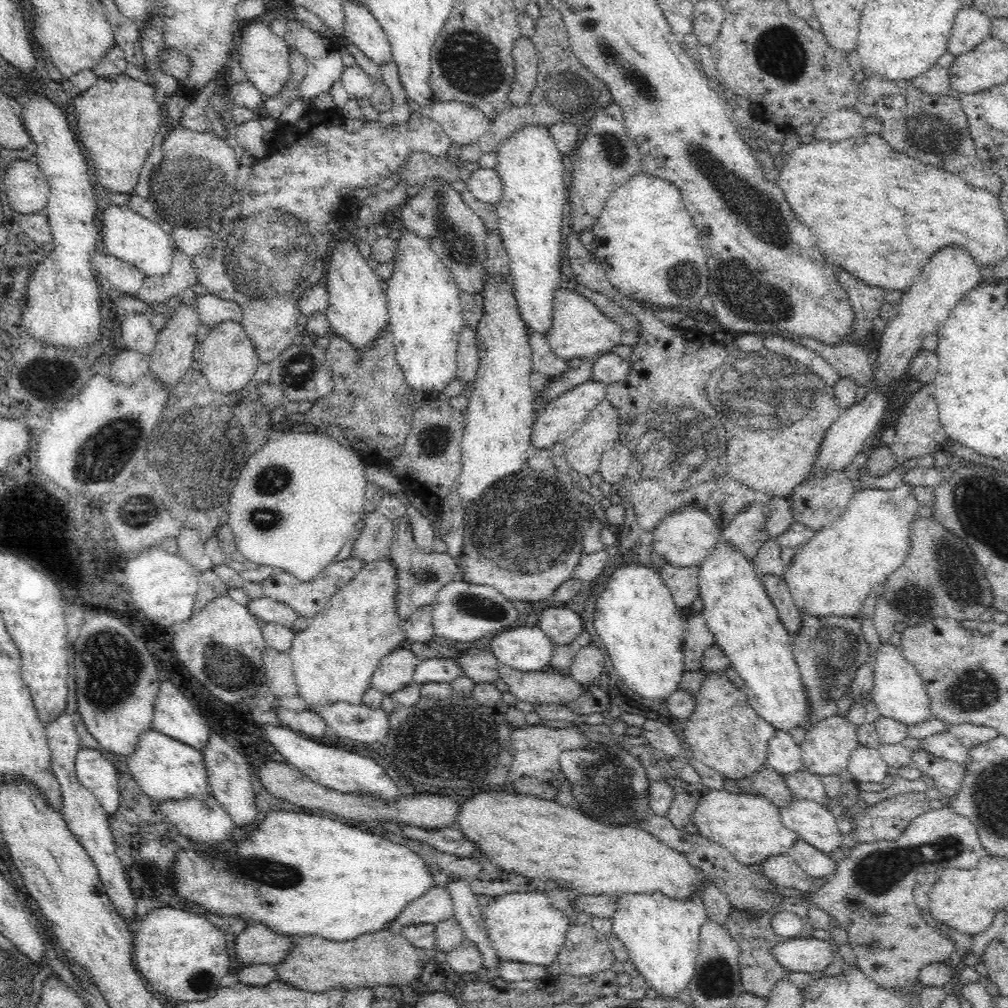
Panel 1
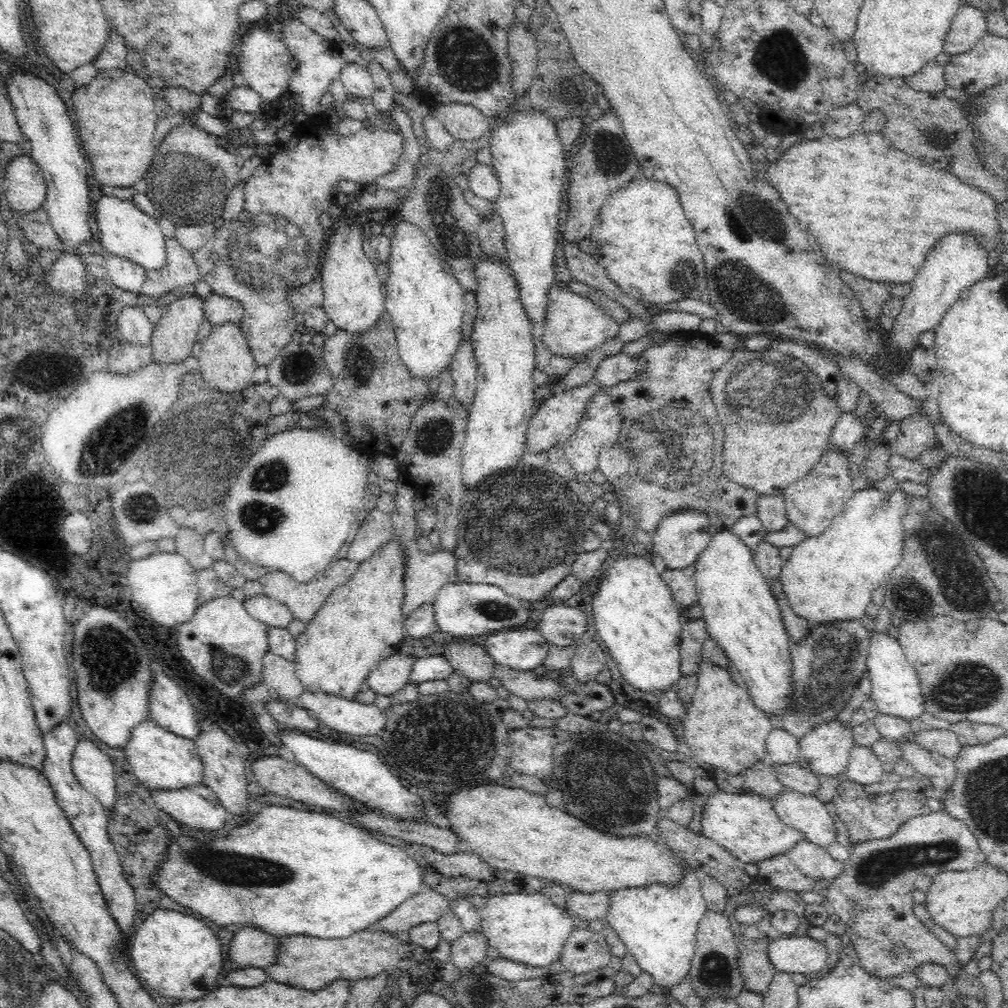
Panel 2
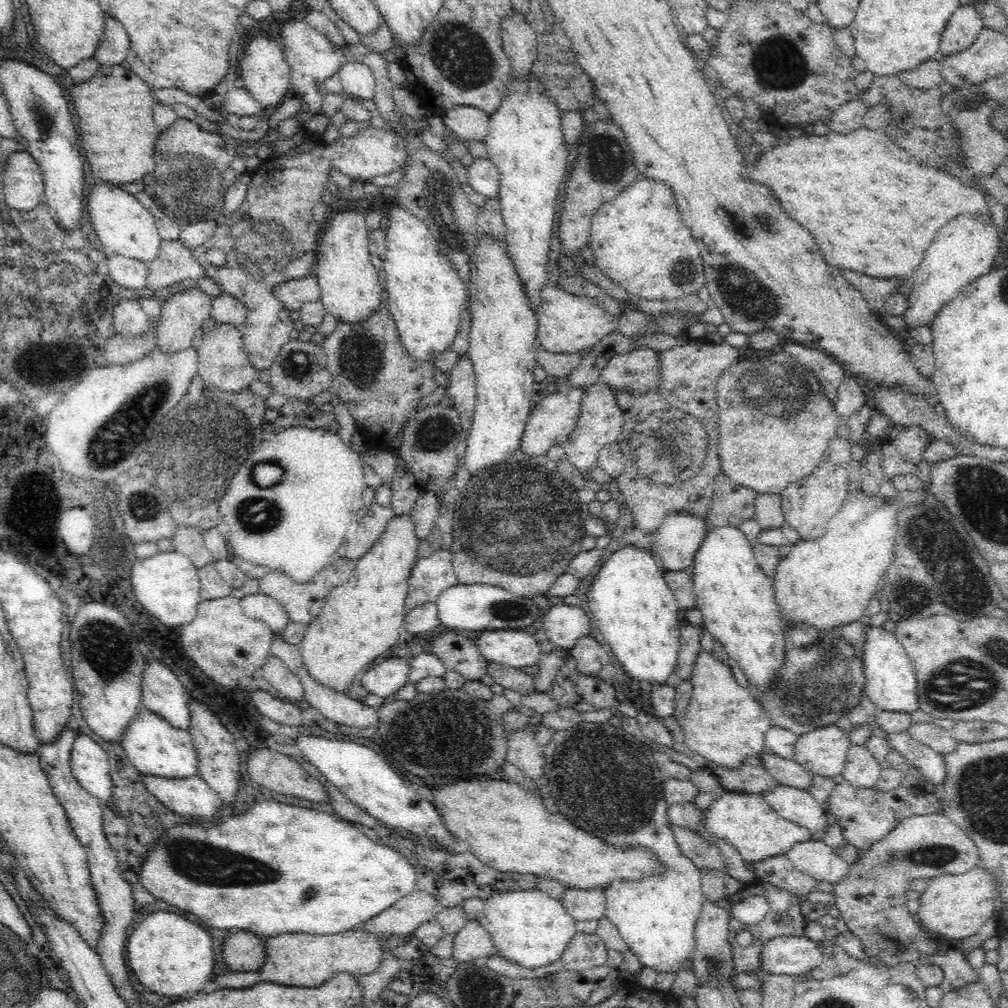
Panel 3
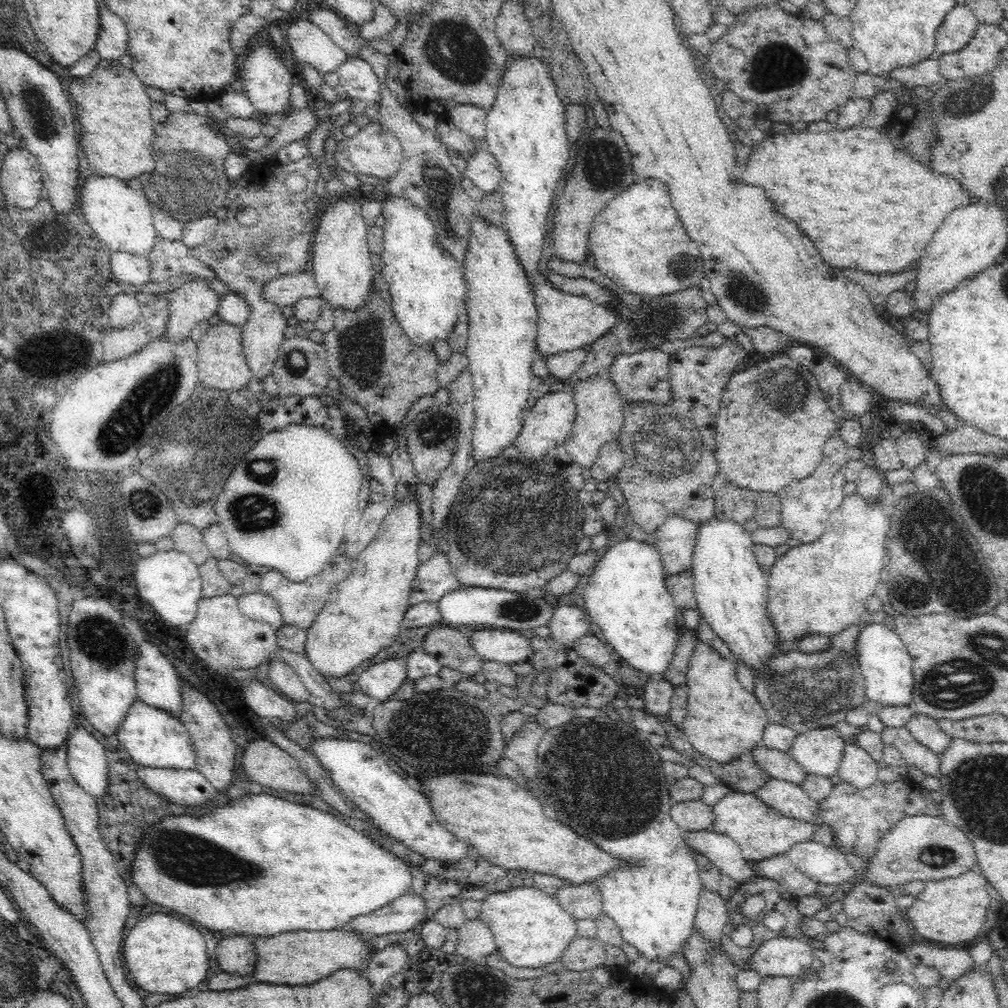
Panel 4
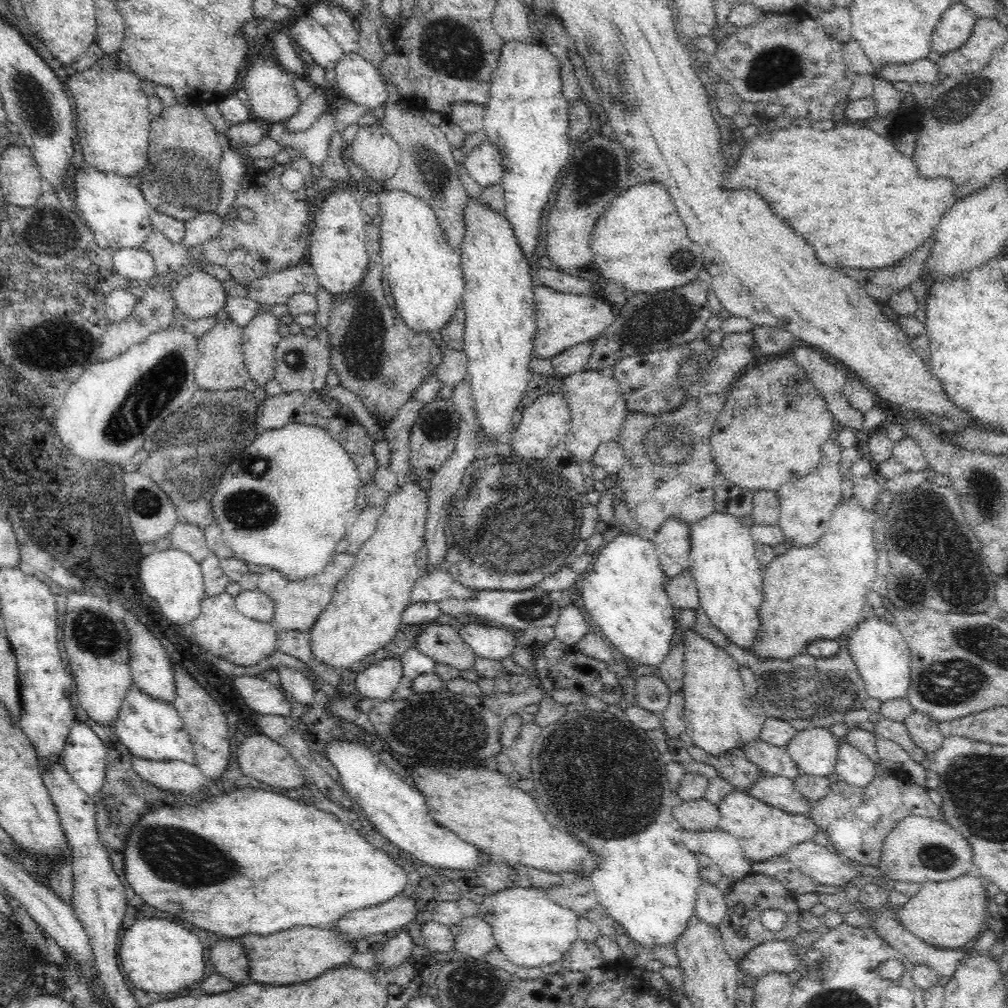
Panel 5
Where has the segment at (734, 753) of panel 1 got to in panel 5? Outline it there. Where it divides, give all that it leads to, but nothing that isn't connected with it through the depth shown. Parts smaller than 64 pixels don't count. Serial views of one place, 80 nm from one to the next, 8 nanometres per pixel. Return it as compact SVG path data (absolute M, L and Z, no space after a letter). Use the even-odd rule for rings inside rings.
M679 625L677 637L683 640L684 647L685 736L694 746L714 757L727 755L727 752L758 739L767 716L761 702L744 690L740 666L725 649L702 638L695 630Z

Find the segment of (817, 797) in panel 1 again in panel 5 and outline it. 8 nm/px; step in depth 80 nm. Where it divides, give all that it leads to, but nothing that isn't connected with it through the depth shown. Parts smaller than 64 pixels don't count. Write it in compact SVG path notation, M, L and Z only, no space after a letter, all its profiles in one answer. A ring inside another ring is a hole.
M758 738L743 744L741 748L748 760L768 775L784 776L793 782L802 774L784 747L778 748Z

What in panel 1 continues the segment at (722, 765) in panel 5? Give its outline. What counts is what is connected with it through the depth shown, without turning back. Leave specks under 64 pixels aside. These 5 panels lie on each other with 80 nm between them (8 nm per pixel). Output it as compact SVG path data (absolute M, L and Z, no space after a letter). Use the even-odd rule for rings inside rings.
M764 766L749 777L726 779L725 789L733 793L748 793L765 796L780 808L787 807L794 798L786 781L774 769Z

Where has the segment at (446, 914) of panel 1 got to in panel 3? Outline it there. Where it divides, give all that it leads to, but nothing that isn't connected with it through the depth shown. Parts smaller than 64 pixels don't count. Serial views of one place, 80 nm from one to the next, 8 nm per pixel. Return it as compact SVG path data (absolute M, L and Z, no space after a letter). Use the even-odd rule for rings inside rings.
M416 889L412 894L398 900L392 908L382 912L380 916L364 922L364 930L372 934L410 935L416 928L440 912L438 899L430 893Z

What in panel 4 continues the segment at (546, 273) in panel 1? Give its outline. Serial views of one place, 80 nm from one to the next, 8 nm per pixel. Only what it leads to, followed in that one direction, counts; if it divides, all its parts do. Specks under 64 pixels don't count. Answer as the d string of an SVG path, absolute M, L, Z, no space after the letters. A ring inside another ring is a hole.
M509 57L508 64L503 72L502 86L498 87L496 100L493 107L487 111L485 118L485 136L483 147L490 151L494 160L498 161L501 170L500 194L504 205L503 226L506 234L514 247L514 255L526 277L534 277L540 264L540 256L544 242L548 236L548 213L551 212L554 190L557 182L566 177L566 166L570 156L570 146L566 134L566 119L564 118L565 106L562 104L554 81L550 80L546 63L532 57Z

